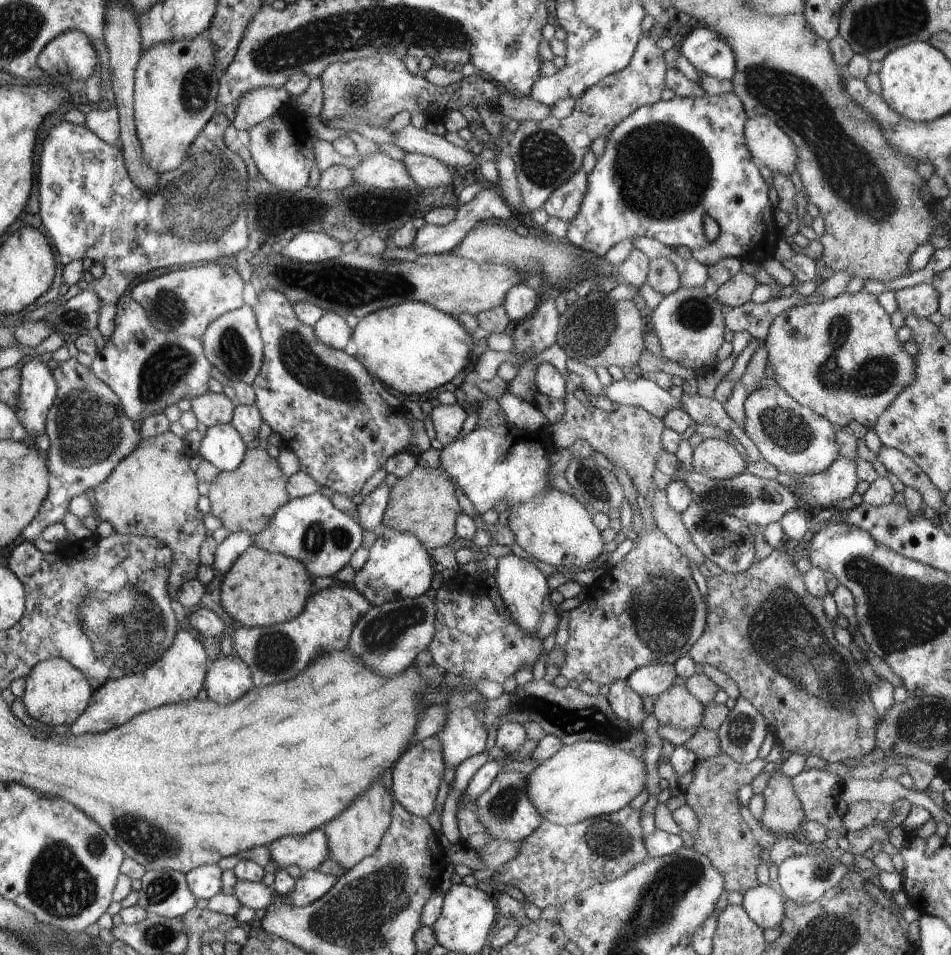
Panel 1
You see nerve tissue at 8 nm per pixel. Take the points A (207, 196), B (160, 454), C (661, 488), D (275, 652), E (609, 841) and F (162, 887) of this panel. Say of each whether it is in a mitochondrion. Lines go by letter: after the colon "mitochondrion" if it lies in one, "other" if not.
A: mitochondrion
B: other
C: other
D: mitochondrion
E: mitochondrion
F: mitochondrion

